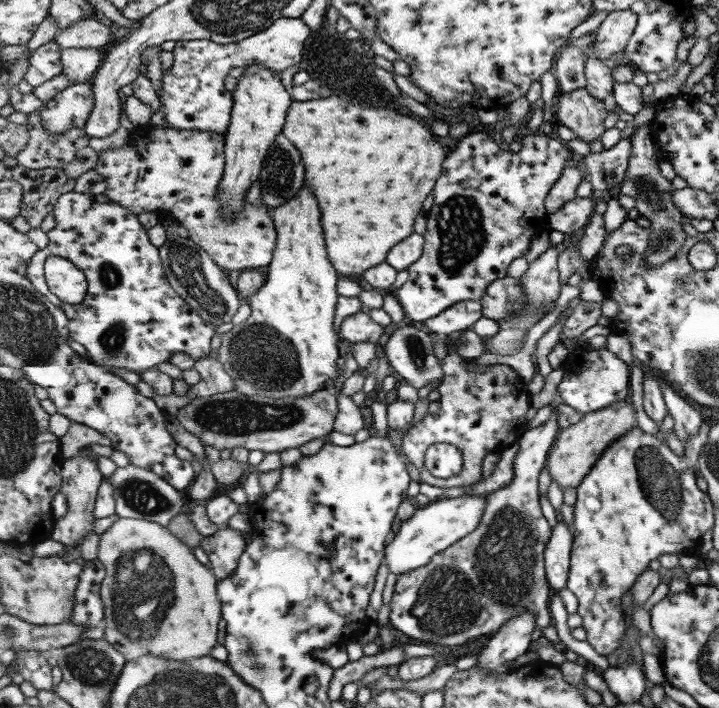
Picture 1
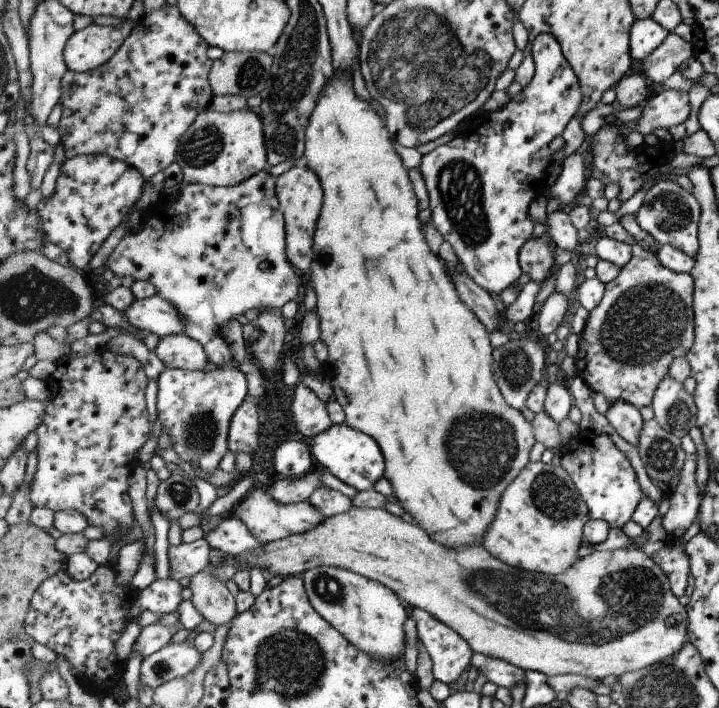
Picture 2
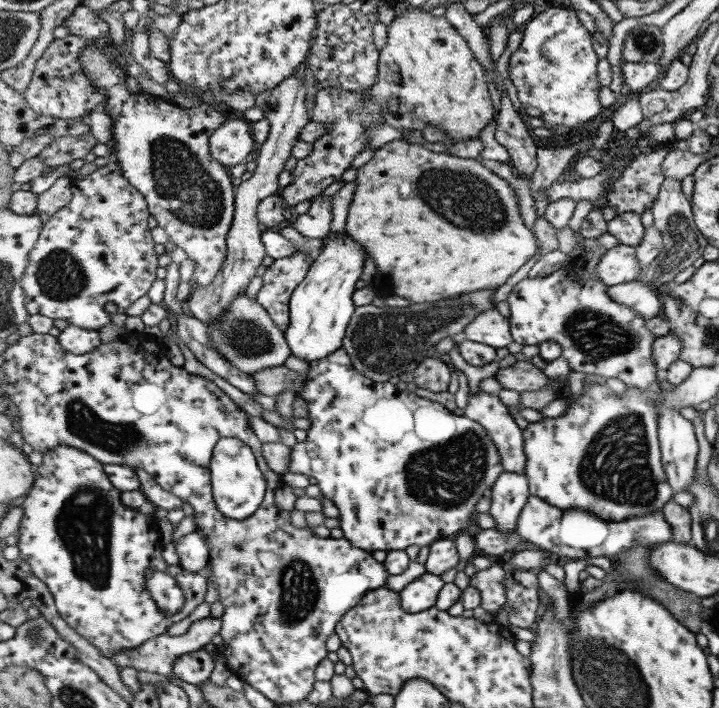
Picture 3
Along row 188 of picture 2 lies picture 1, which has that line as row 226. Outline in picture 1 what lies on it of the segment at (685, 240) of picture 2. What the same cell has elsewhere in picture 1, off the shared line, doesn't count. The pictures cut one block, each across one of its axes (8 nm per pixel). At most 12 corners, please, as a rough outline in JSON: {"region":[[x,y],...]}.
{"region":[[650,126],[631,136],[618,192],[651,222],[648,268],[686,245],[691,218],[675,204]]}

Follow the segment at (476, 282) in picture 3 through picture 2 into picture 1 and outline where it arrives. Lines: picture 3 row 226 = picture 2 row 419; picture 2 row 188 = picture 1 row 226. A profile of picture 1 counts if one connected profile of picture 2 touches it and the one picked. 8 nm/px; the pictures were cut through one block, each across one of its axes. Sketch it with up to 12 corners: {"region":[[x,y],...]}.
{"region":[[294,101],[342,276],[413,234],[445,148],[421,122]]}

